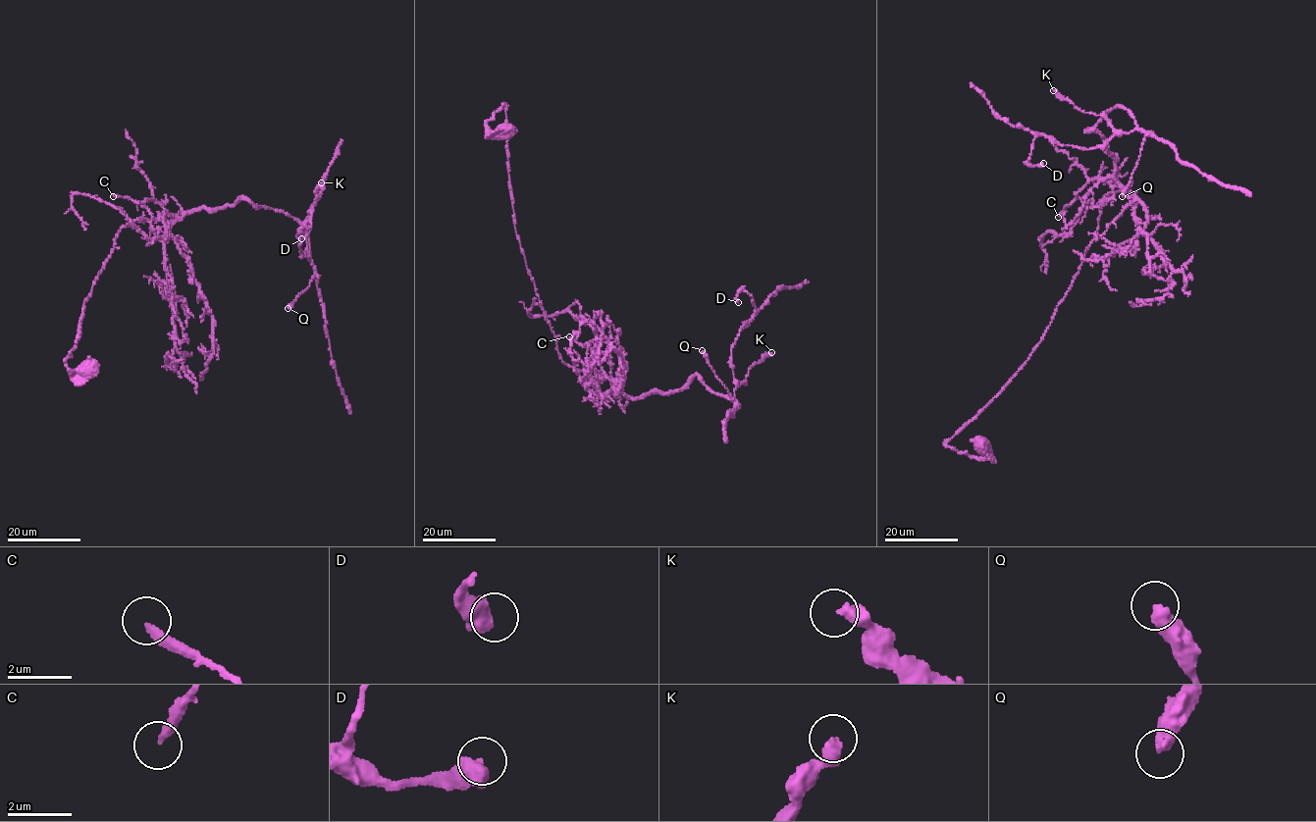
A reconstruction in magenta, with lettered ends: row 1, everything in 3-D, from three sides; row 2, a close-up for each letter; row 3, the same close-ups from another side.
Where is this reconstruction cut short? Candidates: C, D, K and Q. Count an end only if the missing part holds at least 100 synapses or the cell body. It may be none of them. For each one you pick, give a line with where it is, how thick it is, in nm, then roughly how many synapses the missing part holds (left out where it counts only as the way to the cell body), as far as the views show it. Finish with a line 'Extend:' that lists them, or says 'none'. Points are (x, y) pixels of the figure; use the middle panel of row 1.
Extend: none

